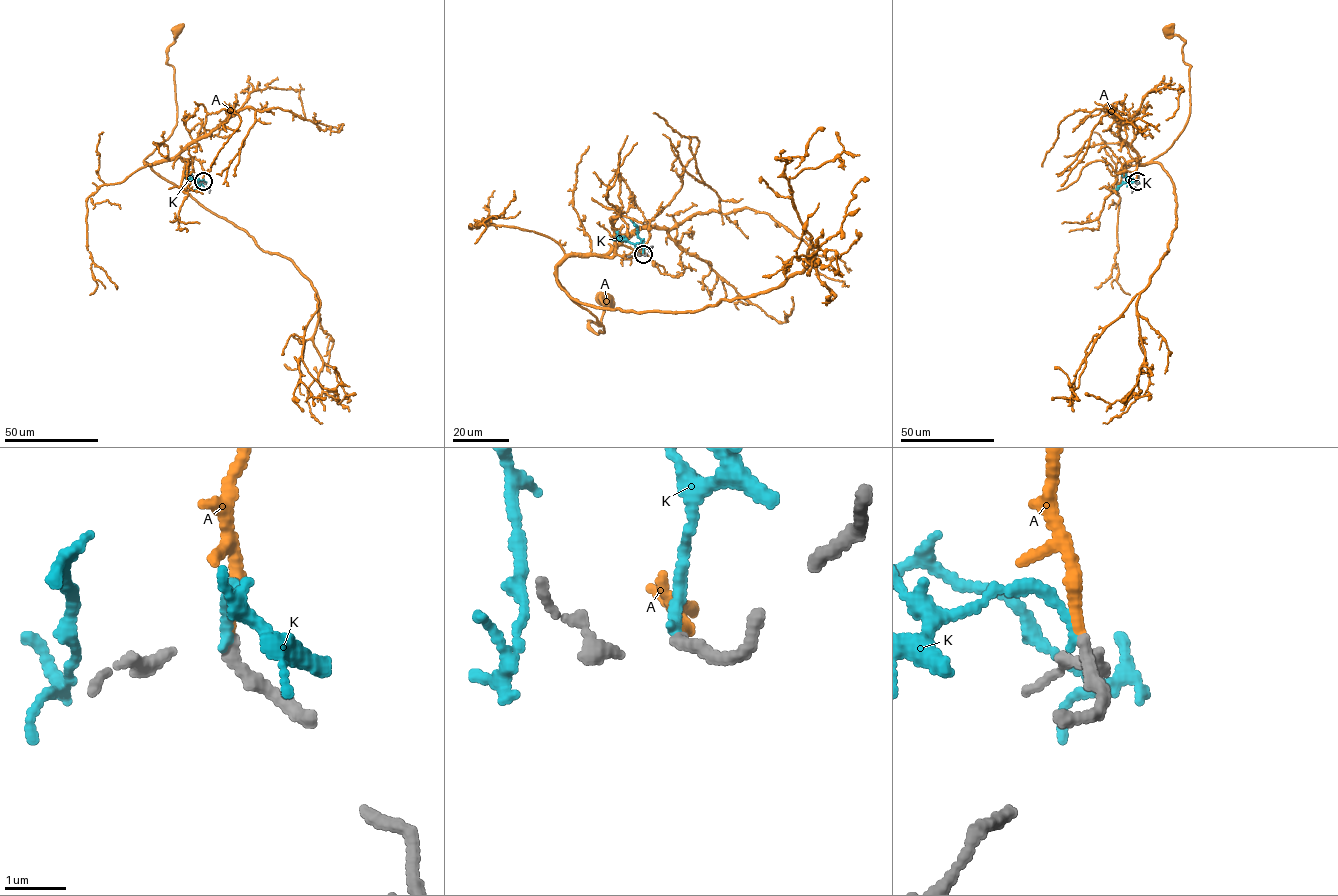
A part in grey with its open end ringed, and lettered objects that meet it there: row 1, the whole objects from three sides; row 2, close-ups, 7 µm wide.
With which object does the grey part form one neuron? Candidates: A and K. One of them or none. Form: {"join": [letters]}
{"join": ["A"]}

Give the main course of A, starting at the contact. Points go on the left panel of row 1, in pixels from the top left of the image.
A: (203, 181), (201, 163), (194, 158), (143, 161), (176, 124), (174, 68), (167, 58), (177, 30)

